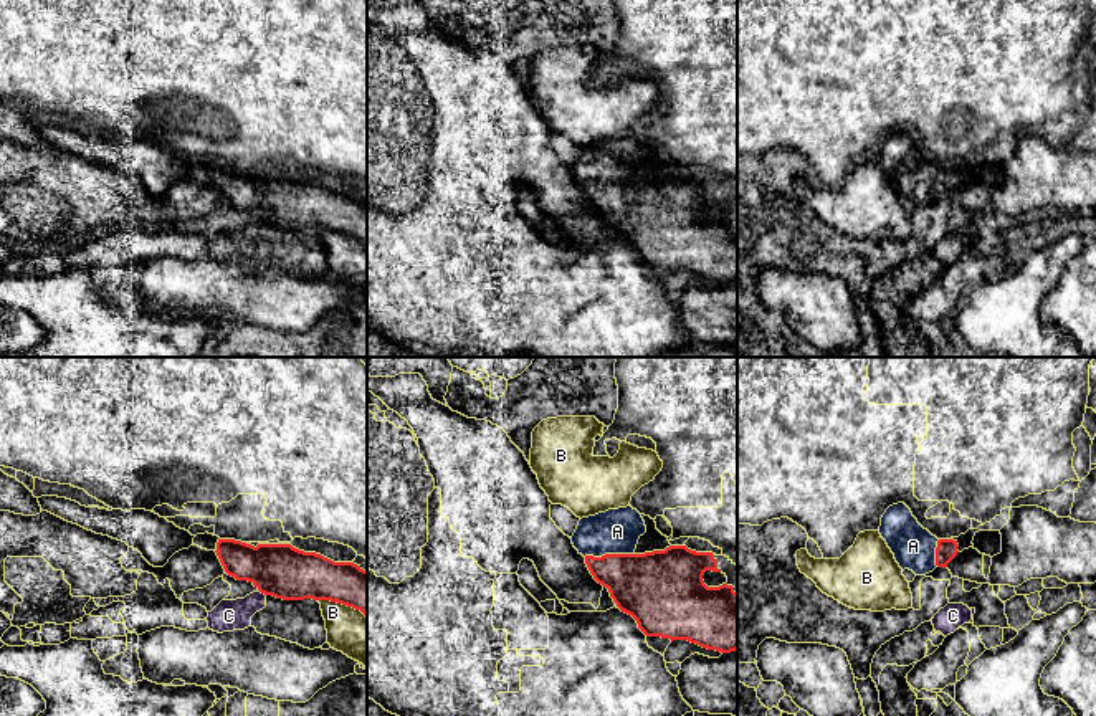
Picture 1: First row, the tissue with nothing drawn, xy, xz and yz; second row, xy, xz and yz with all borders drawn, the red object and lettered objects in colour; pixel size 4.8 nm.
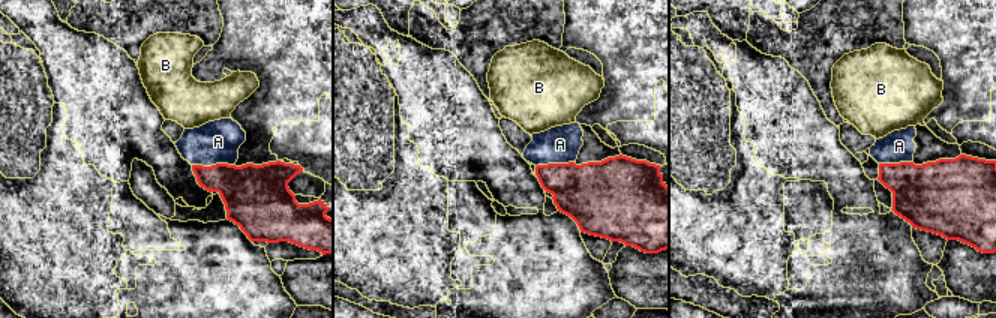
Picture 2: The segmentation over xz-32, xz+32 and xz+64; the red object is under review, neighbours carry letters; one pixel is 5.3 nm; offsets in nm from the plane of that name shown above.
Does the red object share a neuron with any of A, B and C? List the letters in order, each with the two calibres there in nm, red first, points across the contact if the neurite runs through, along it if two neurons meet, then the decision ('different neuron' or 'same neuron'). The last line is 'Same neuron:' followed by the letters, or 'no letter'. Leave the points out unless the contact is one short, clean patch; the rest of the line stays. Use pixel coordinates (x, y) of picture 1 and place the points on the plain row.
A: 320 nm thick on the red side, 220 nm on the other; runs through xz (648, 217), (635, 210), (609, 184), (609, 169), (617, 161); same neuron
B: 220 nm thick on the red side, 220 nm on the other; different neuron
C: 260 nm thick on the red side, 150 nm on the other; border along xy (260, 220), (265, 225); different neuron
Same neuron: A

